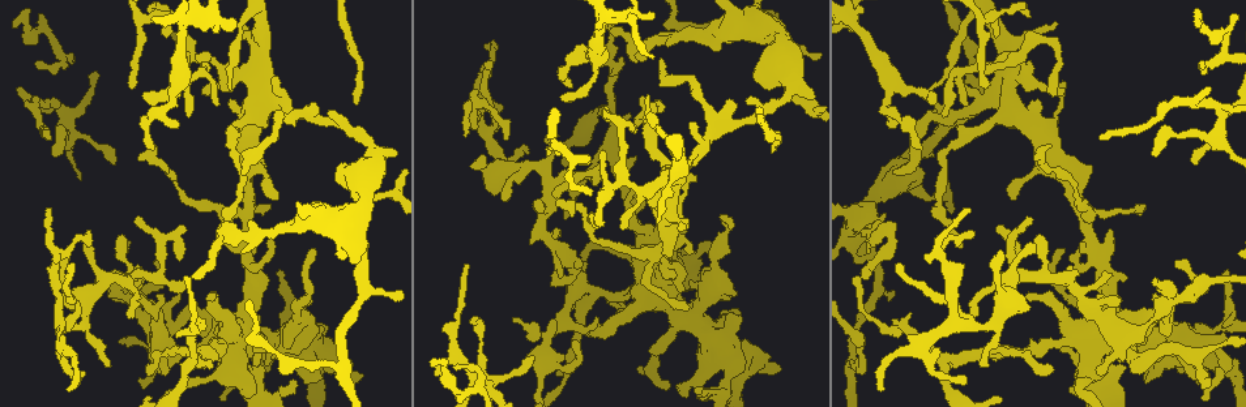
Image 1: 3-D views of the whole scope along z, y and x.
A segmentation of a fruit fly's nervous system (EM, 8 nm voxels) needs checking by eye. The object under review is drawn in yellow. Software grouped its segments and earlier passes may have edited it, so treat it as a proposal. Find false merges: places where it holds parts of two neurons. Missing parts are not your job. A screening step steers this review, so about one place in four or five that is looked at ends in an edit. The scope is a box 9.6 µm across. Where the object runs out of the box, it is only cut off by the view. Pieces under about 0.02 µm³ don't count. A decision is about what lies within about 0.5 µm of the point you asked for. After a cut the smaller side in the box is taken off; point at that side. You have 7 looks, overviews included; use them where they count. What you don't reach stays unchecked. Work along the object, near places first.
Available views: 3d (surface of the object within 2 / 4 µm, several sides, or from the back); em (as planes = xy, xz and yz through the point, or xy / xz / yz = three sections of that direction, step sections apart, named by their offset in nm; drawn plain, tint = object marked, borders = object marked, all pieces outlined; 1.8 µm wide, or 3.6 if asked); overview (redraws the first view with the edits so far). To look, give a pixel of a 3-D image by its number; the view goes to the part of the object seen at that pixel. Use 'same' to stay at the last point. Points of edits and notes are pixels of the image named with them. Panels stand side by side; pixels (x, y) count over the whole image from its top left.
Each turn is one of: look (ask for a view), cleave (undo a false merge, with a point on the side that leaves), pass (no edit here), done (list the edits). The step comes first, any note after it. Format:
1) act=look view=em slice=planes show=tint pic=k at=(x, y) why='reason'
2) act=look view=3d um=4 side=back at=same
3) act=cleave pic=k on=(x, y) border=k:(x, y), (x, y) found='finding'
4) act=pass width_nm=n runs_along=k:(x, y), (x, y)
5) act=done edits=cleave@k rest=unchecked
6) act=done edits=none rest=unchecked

act=look view=em slice=xz step=4 show=tint pic=1 at=(1154, 340) why='small branch off a trunk'

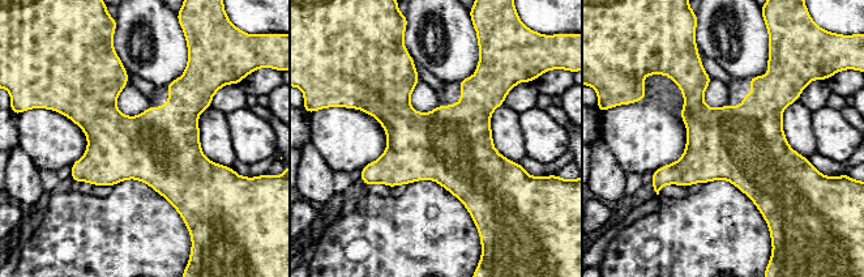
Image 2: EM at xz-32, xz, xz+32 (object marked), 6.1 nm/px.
act=look view=em slice=planes show=tint at=same

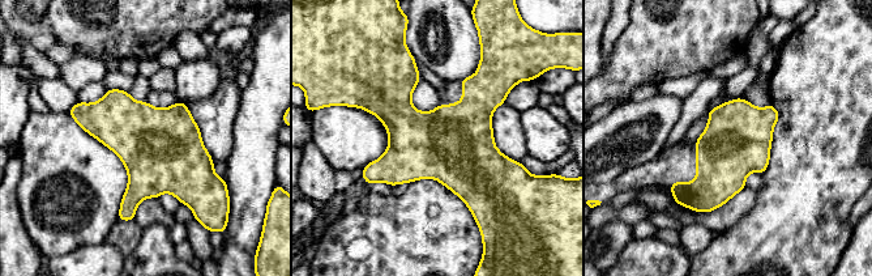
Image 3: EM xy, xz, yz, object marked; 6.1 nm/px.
act=pass found='continuous, no second neuron'

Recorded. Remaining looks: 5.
act=look view=em slice=planes show=tint pic=1 at=(598, 292)

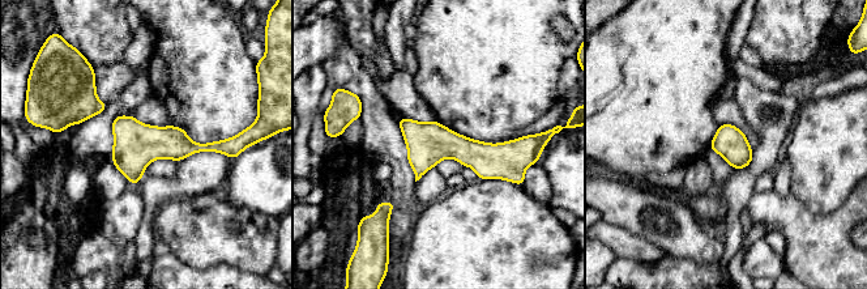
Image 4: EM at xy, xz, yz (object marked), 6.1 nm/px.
act=pass found='all the same neuron'

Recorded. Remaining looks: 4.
act=look view=em slice=planes show=tint pic=1 at=(624, 181) why='a fork'

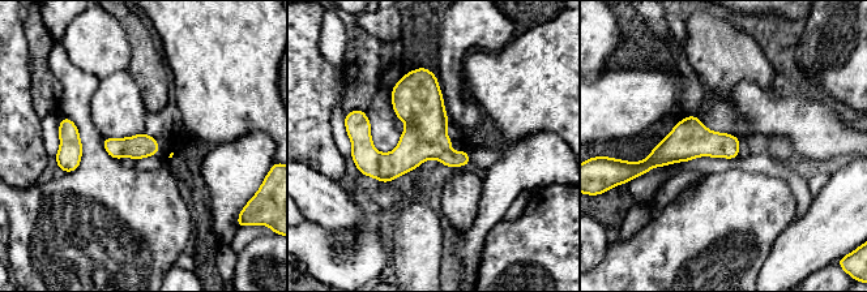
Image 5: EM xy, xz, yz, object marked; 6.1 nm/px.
act=pass found='continuous, no second neuron'

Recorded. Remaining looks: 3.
act=done edits=none rest=unchecked

